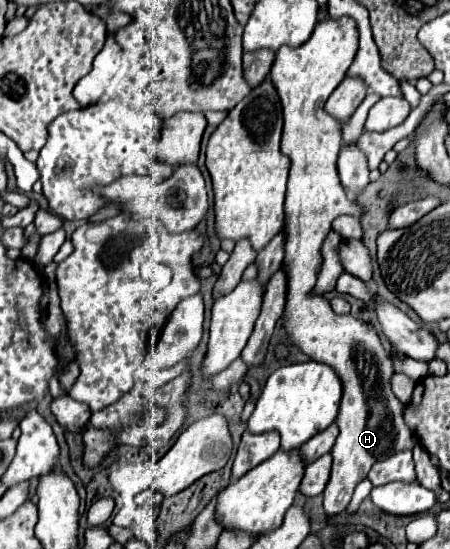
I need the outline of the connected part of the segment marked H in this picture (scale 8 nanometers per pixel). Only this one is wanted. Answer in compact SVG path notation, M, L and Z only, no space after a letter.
M342 17L340 21L324 19L316 25L312 37L296 47L296 49L280 49L276 53L276 61L272 65L272 83L278 91L278 97L282 101L282 111L284 111L284 133L282 133L282 153L290 157L292 167L288 175L288 191L286 191L286 203L284 203L284 261L282 261L282 271L286 273L286 305L282 313L282 327L286 331L288 343L296 345L302 353L306 353L312 361L326 363L332 367L340 381L342 381L342 401L340 401L340 411L336 417L336 425L340 429L340 435L332 447L332 475L330 481L324 489L324 509L328 515L336 515L344 511L352 499L354 487L368 475L370 467L386 459L394 453L412 449L416 445L414 435L410 429L406 429L406 423L402 421L402 403L396 399L396 395L390 389L390 377L394 373L390 357L386 355L378 333L362 323L362 320L347 315L334 315L330 309L330 303L324 295L314 295L314 285L318 279L318 271L322 267L322 241L330 233L330 223L338 215L362 215L362 205L356 205L350 201L350 197L344 193L338 171L336 171L336 161L338 153L342 147L342 137L338 129L338 123L334 117L324 113L324 103L332 95L332 91L340 85L340 81L346 77L346 69L350 67L350 61L354 59L354 53L358 49L358 31L354 21L350 17Z

